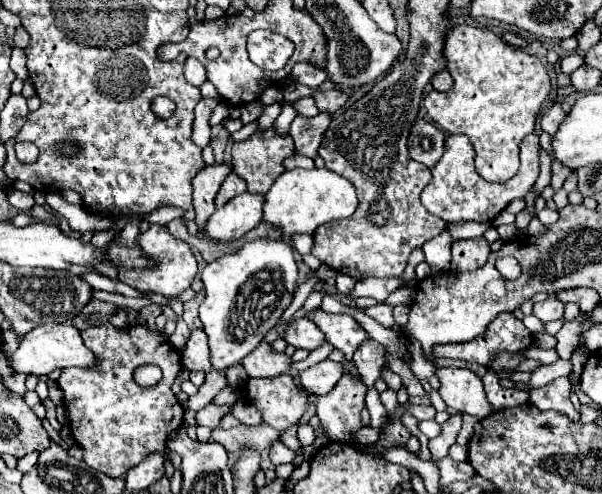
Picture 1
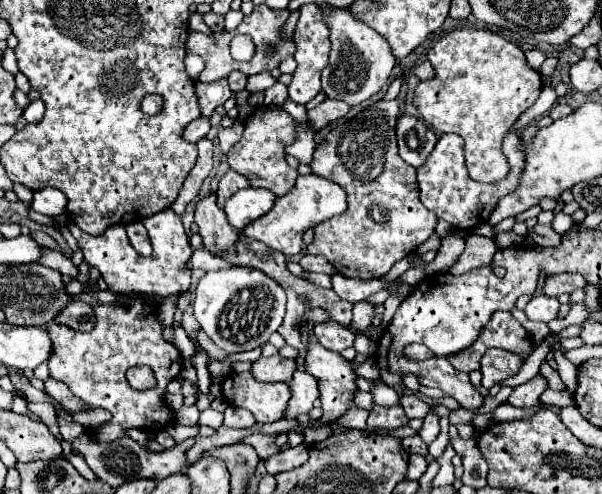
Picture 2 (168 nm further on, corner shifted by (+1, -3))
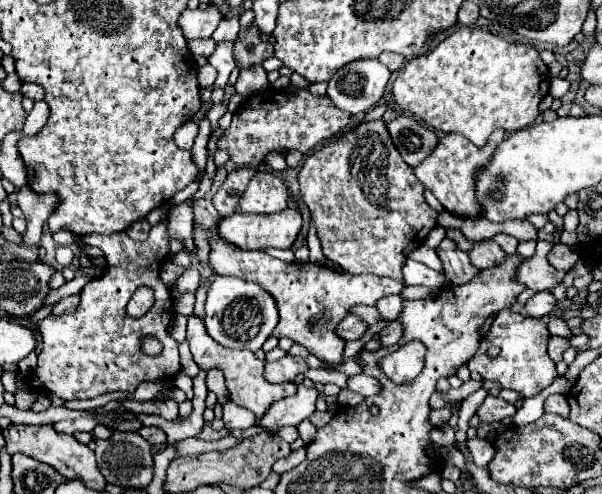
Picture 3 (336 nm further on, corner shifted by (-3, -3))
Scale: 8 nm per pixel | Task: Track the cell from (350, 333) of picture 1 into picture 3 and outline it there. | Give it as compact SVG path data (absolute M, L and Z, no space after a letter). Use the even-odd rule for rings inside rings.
M387 295L387 297L379 299L379 303L375 307L377 307L381 319L395 321L397 315L401 313L401 309L403 309L403 299L399 295Z

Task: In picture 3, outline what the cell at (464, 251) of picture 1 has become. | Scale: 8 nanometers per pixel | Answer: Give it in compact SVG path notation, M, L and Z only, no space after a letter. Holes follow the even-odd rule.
M489 239L489 241L475 243L475 247L469 251L469 259L471 265L475 265L477 269L491 269L505 259L505 253L495 241Z

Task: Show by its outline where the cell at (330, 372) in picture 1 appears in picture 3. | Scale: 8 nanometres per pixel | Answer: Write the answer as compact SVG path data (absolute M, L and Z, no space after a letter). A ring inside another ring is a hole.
M301 383L297 385L295 395L273 403L257 423L269 431L277 431L285 425L299 425L303 419L311 417L311 413L315 411L317 397L319 397L319 391L315 387L309 389Z

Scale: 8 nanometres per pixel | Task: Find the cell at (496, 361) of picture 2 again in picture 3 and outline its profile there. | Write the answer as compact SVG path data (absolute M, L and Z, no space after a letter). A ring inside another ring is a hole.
M481 387L479 391L475 391L473 395L469 395L463 403L461 403L461 411L459 411L459 421L457 421L457 429L455 429L455 441L457 443L465 443L467 441L467 429L469 429L469 419L475 415L477 407L483 403L483 399L487 397L487 389Z

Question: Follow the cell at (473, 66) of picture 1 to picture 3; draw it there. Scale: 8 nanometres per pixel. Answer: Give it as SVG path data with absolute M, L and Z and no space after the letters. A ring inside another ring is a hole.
M459 27L455 33L451 33L449 37L445 37L431 53L421 55L421 57L409 61L409 63L403 67L401 75L399 75L399 77L395 79L395 83L393 83L393 95L395 95L395 103L397 103L399 109L411 111L417 119L421 119L423 123L427 123L429 127L433 127L433 129L437 129L437 131L443 131L443 133L461 133L461 135L465 135L475 147L485 147L489 135L491 135L495 129L505 129L507 133L513 133L513 131L519 131L519 129L523 129L523 127L527 127L527 125L533 125L533 123L539 119L539 115L541 115L541 113L539 113L539 103L541 103L541 99L549 93L549 83L551 83L549 69L547 69L547 65L541 61L537 49L527 47L527 45L509 43L509 41L505 41L505 39L501 39L501 37L497 37L497 35L491 35L489 31L483 31L483 29L479 29L479 27Z

